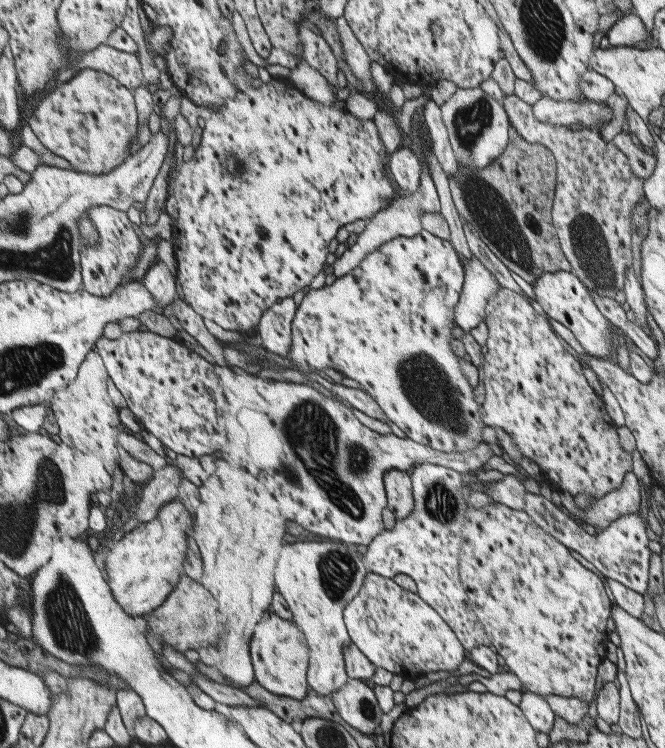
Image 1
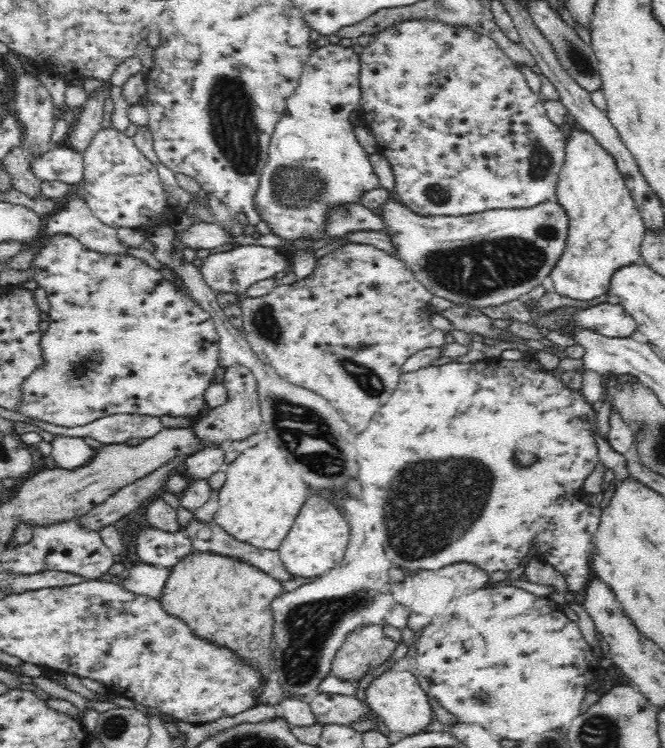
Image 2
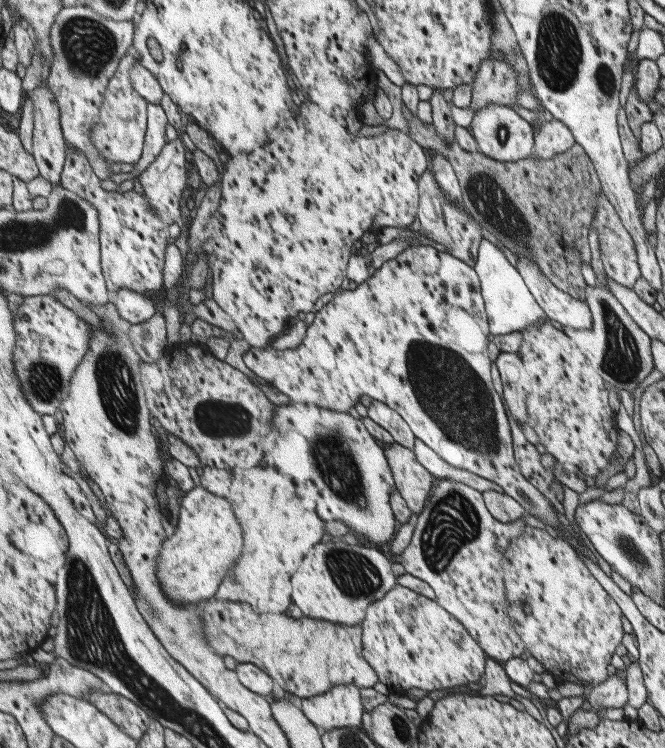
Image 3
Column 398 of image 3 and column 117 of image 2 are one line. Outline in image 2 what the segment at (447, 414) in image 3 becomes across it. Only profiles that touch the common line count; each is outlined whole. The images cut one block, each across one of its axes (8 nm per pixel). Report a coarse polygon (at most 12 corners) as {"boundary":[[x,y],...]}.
{"boundary":[[38,243],[17,412],[199,418],[212,316],[160,268]]}

